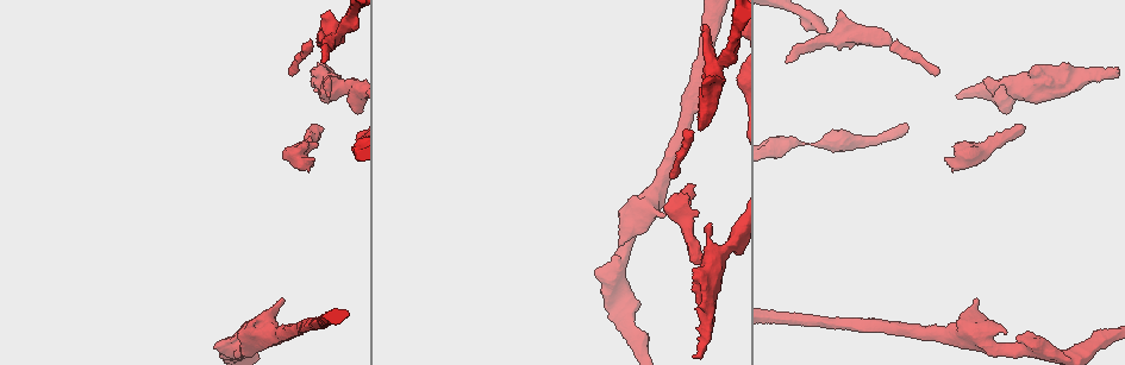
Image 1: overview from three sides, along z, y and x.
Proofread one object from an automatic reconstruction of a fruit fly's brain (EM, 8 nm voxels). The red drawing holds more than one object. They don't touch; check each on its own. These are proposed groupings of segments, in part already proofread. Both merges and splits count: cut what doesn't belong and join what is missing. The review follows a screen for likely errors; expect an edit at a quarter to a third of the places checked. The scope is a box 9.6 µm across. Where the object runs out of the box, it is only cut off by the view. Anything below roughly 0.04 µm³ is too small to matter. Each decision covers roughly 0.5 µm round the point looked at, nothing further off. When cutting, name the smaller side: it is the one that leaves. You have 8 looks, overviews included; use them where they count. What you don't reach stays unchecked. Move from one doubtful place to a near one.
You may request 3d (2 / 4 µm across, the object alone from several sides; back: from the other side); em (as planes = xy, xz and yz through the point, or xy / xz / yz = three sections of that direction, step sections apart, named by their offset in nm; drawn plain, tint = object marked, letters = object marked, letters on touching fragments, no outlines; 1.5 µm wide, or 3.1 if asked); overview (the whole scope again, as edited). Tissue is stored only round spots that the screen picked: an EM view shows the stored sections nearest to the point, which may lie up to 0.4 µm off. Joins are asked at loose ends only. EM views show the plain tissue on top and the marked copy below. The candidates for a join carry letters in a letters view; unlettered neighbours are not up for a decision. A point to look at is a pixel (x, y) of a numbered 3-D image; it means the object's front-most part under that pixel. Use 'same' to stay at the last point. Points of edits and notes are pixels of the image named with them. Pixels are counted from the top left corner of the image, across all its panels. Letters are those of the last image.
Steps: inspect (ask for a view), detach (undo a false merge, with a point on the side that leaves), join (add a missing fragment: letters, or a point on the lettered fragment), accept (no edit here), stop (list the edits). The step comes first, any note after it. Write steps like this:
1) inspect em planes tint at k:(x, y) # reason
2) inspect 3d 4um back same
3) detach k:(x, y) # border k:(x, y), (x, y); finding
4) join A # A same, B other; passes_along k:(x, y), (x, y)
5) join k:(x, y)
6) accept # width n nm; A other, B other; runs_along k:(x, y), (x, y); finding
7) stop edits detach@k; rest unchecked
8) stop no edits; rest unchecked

inspect 3d 2um at 1:(704, 27) # an open end

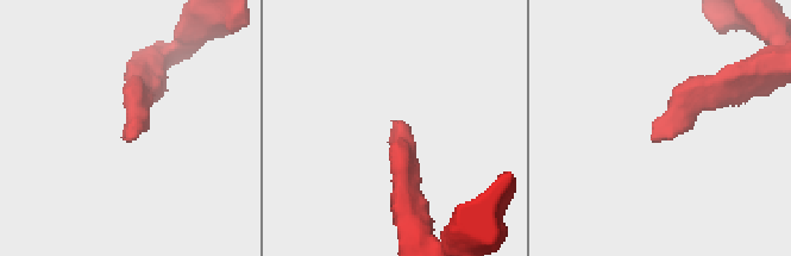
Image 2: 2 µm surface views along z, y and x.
inspect em planes letters at 2:(395, 121) # need the tissue

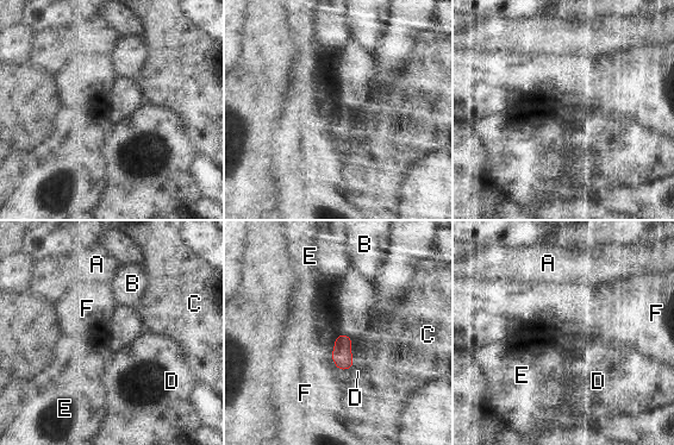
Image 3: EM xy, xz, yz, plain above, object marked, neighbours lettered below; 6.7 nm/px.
accept # A other, B other, C other, D other, E other, F other; border 3:(337, 334), (331, 353), (335, 367); no lettered fragment goes on from it

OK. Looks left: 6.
inspect em xz step 4 letters at 1:(281, 299) # free end

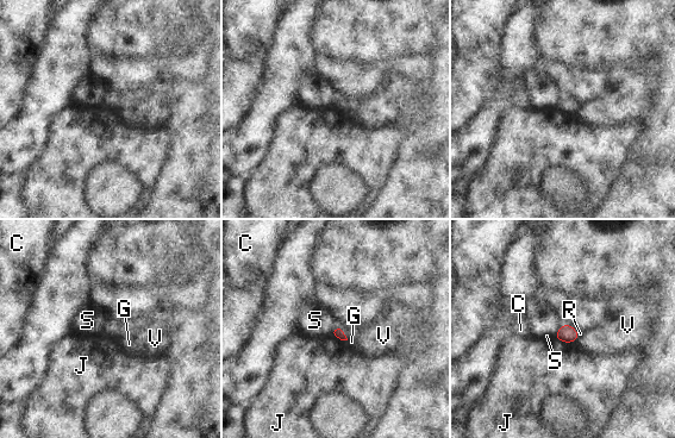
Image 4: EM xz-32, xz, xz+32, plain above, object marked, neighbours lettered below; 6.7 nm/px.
accept # C other, G other, J other, R other, S other, V other; border 4:(335, 327), (341, 327), (348, 338); no lettered fragment goes on from it

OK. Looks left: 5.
inspect em yz step 8 tint at 1:(215, 346) # an open end

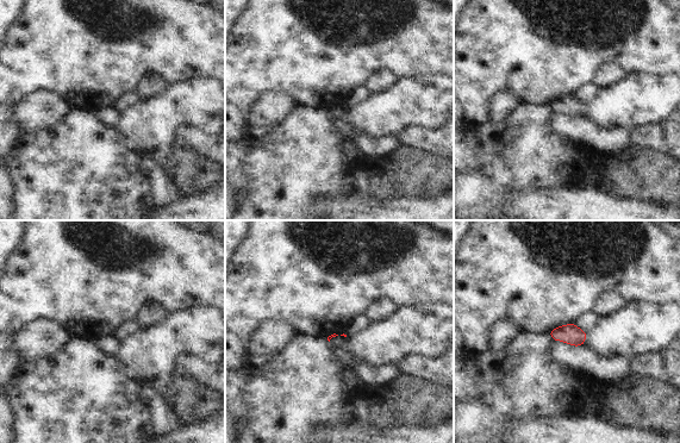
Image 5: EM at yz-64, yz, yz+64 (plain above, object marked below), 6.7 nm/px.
inspect em planes letters same

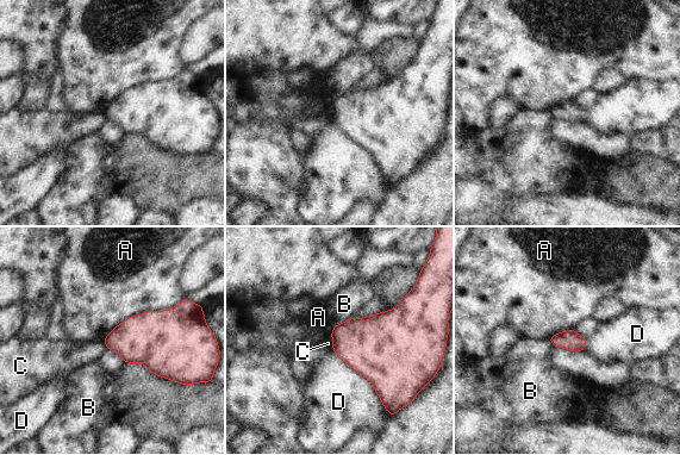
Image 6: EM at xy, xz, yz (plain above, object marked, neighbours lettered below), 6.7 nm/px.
accept # A other, B other, C other, D other; border 6:(182, 299), (125, 318), (101, 341); none of them fits

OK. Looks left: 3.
stop no edits; rest unchecked

